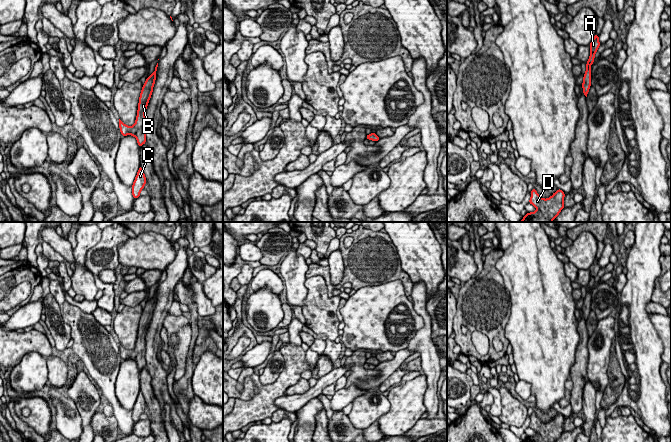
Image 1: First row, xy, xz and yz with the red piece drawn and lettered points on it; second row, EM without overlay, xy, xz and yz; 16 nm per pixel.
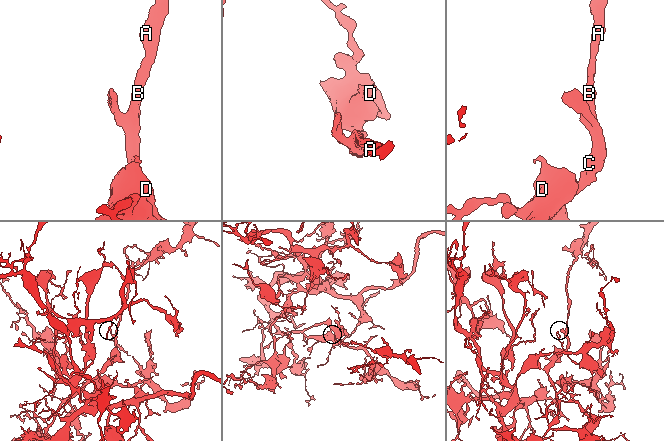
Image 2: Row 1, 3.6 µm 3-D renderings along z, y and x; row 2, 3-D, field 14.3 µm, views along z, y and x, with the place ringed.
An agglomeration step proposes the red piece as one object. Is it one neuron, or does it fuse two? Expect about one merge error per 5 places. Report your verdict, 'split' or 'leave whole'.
leave whole

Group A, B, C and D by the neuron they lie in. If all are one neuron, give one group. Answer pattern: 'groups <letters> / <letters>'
groups A B C D

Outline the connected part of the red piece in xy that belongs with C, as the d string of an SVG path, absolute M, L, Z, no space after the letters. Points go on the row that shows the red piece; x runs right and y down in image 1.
M140 167L137 172L134 183L132 185L132 195L135 199L140 196L140 192L142 189L144 189L146 183L147 183L146 177L144 175L142 168Z

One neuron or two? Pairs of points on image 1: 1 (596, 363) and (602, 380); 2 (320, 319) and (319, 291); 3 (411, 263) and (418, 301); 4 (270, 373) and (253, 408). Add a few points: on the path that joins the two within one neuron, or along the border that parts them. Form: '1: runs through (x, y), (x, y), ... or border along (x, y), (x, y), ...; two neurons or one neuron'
1: runs through (597, 367), (598, 376); one neuron
2: runs through (320, 312), (319, 298); one neuron
3: border along (413, 283), (419, 281), (424, 283), (427, 300); two neurons
4: border along (283, 368), (274, 381), (259, 381); two neurons

